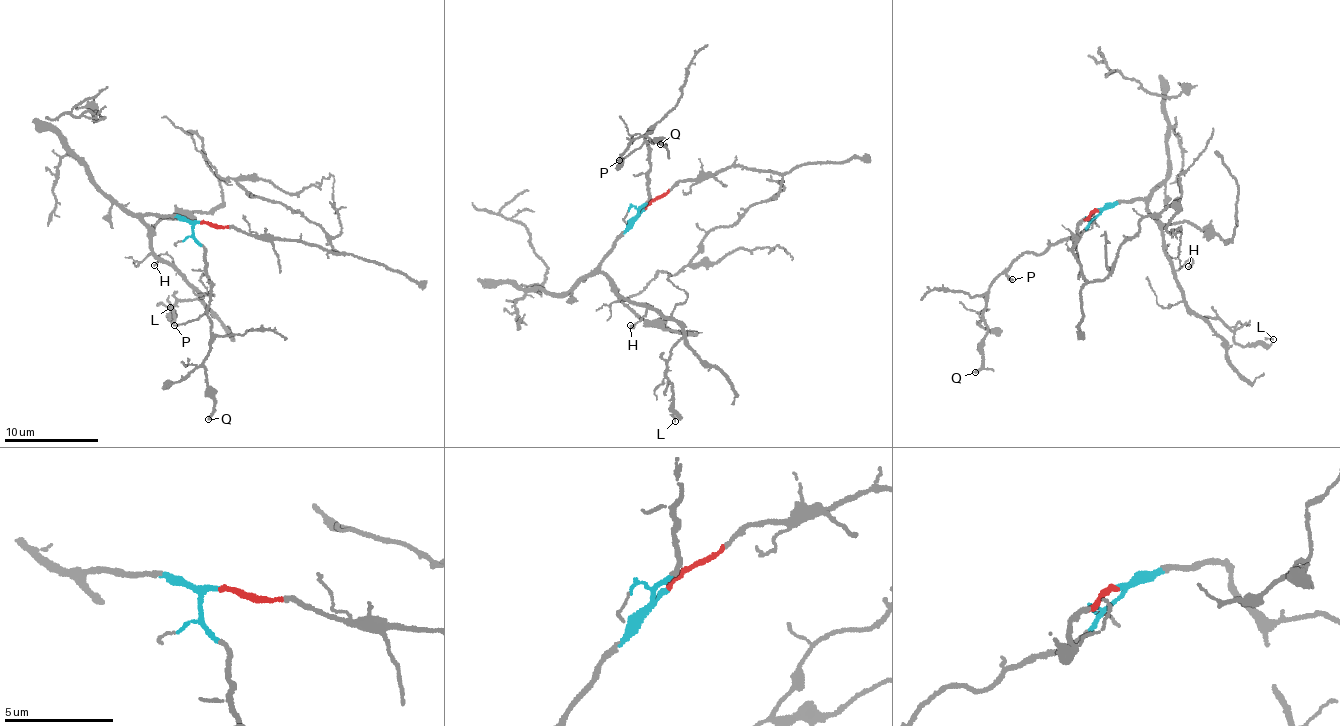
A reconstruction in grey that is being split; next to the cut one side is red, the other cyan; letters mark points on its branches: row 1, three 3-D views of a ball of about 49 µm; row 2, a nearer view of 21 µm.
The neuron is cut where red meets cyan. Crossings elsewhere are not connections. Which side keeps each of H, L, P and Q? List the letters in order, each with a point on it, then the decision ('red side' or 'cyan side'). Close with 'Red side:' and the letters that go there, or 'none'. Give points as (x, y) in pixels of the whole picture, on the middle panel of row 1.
H: place (630, 325); cyan side
L: place (675, 421); cyan side
P: place (619, 160); cyan side
Q: place (660, 144); cyan side
Red side: none

